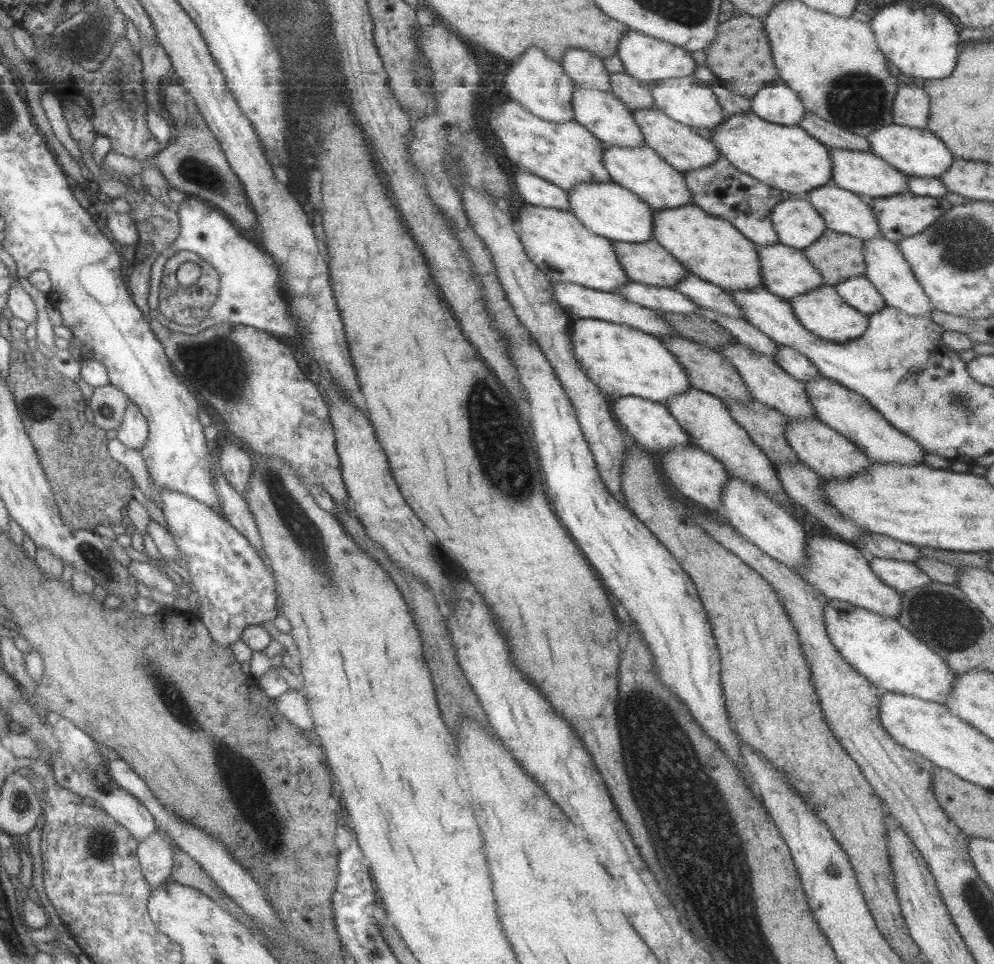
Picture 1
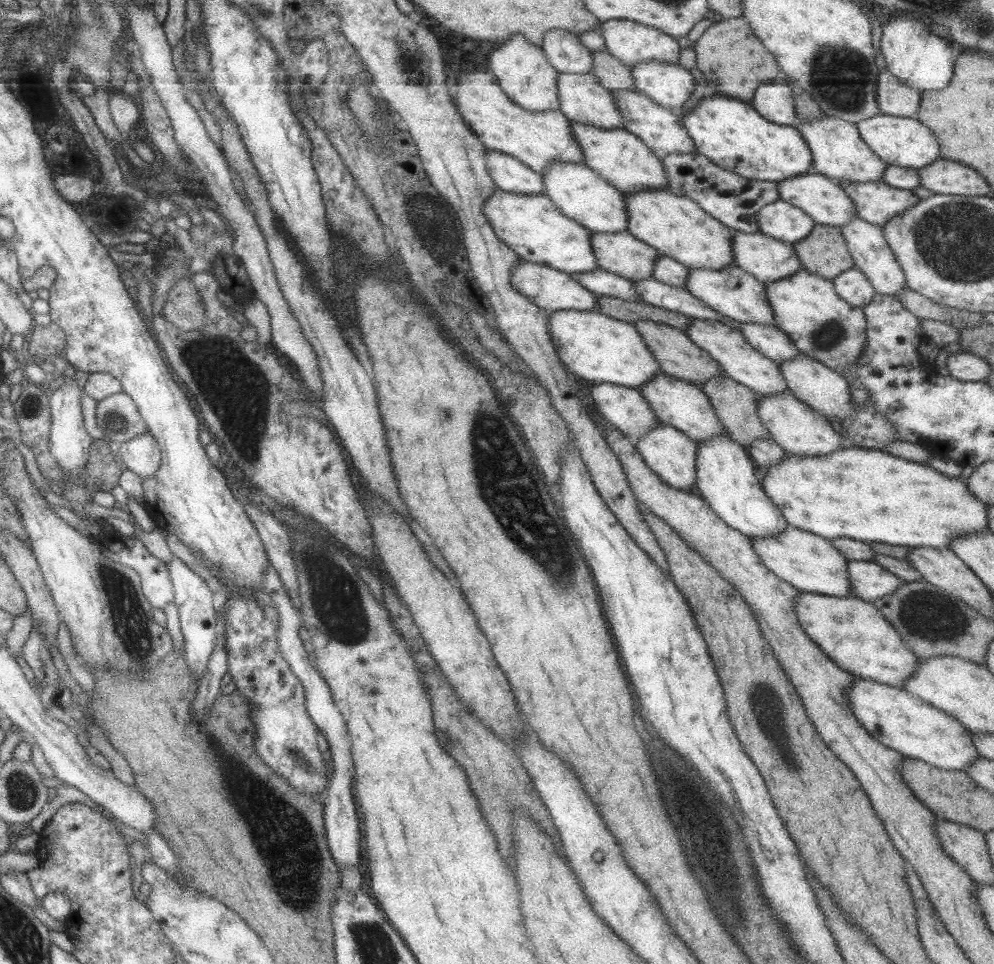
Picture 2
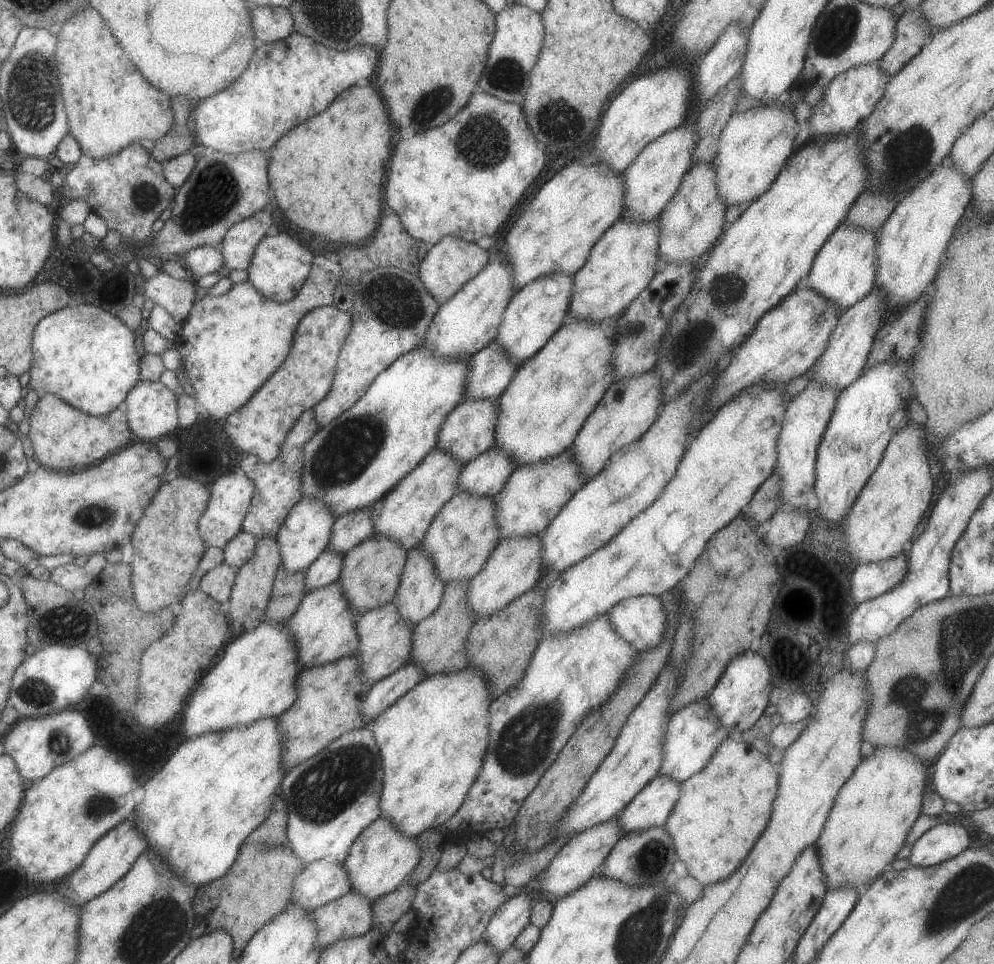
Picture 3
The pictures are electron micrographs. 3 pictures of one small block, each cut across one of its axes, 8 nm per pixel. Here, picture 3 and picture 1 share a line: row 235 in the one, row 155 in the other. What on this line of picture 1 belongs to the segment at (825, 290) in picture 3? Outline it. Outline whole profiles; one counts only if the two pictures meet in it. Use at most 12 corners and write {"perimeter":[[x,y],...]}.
{"perimeter":[[829,148],[835,186],[864,199],[907,191],[871,152]]}

